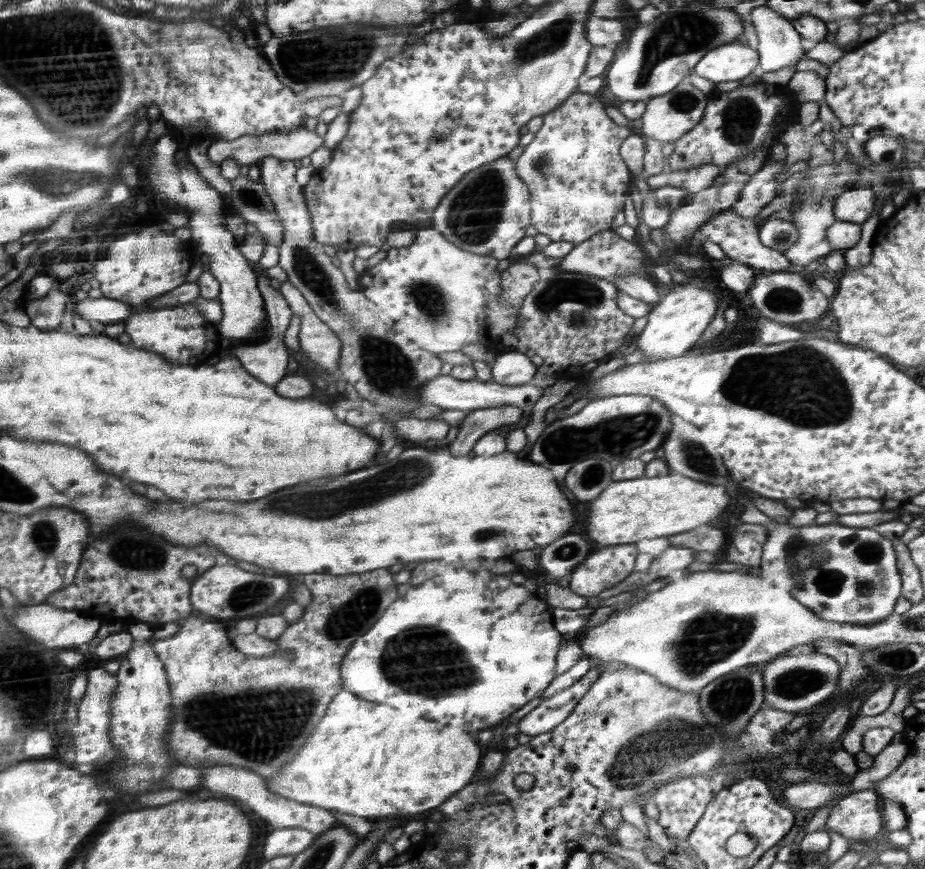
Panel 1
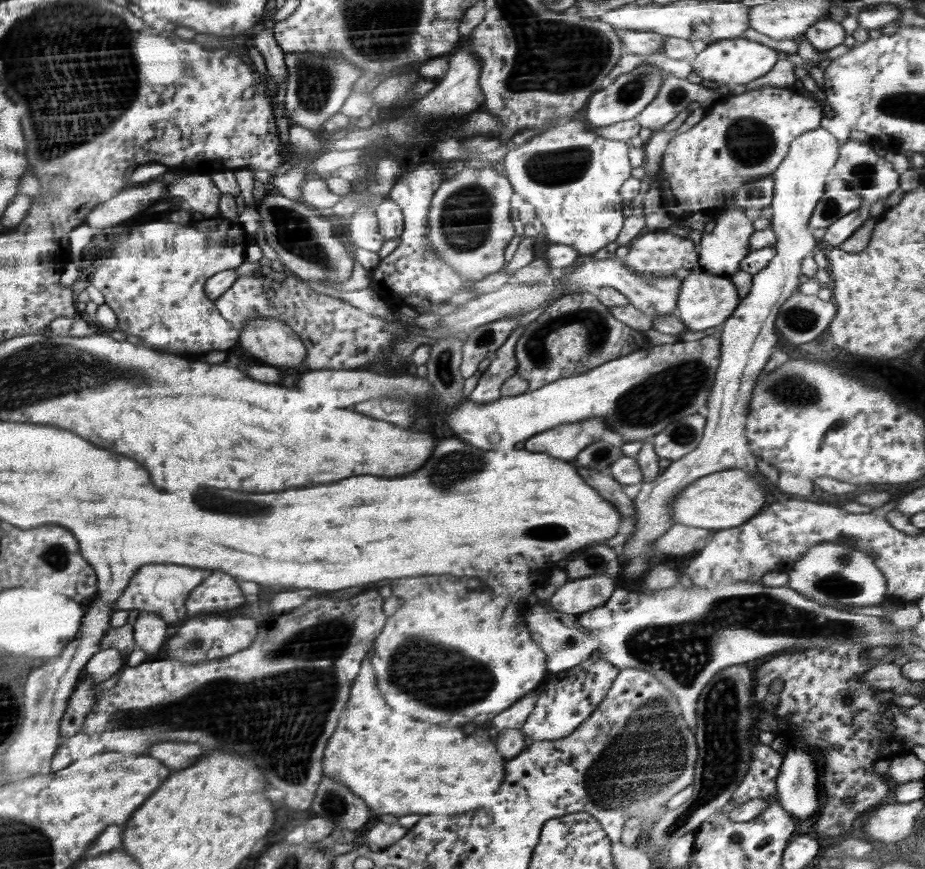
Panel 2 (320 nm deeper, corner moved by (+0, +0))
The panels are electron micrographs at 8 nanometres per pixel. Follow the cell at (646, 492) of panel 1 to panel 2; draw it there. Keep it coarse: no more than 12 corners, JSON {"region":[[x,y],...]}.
{"region":[[736,468],[704,476],[674,522],[722,530],[764,508],[764,488]]}

